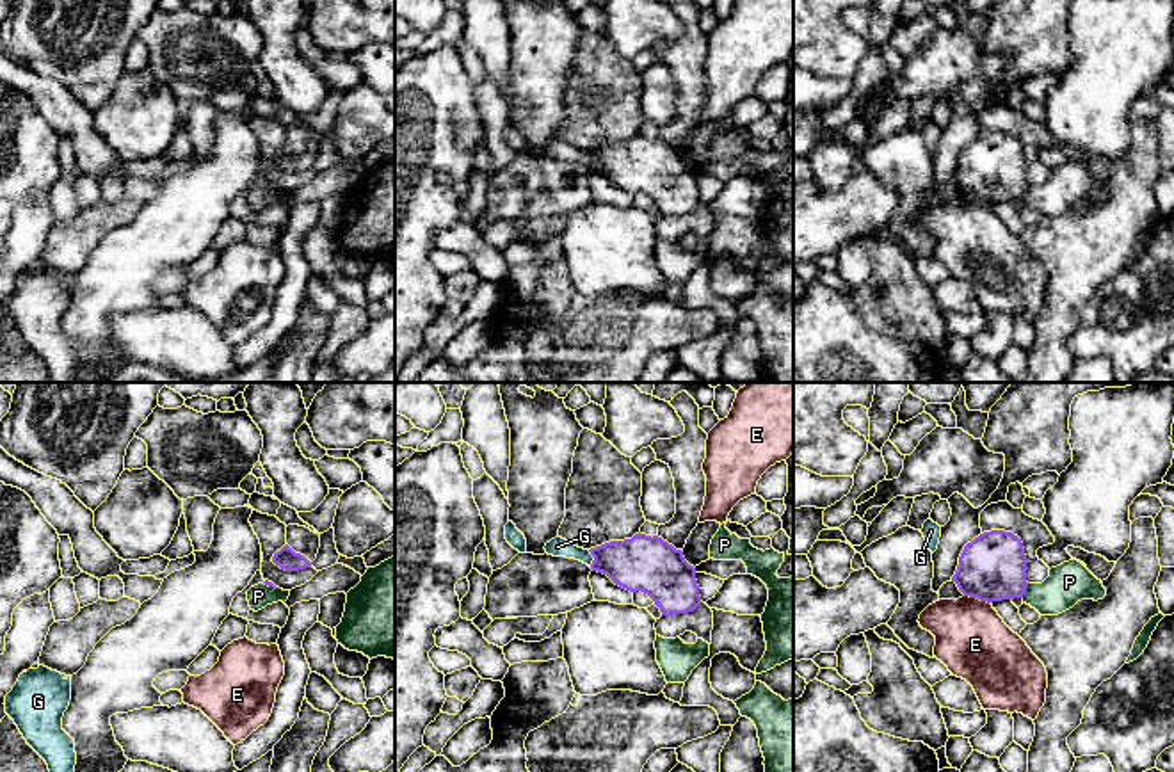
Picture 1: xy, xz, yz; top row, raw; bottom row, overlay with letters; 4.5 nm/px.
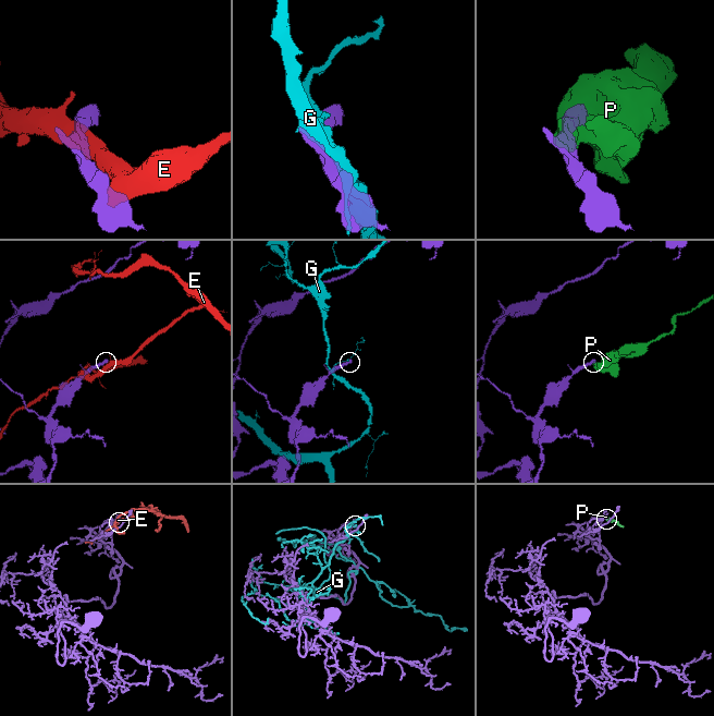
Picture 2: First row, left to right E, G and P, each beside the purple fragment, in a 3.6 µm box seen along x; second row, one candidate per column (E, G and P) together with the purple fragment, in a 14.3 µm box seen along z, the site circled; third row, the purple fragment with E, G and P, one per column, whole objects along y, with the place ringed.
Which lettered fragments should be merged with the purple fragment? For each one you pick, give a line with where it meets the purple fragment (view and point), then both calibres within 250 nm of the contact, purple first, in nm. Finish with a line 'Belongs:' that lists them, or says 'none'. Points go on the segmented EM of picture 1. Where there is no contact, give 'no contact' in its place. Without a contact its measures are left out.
Belongs: none

